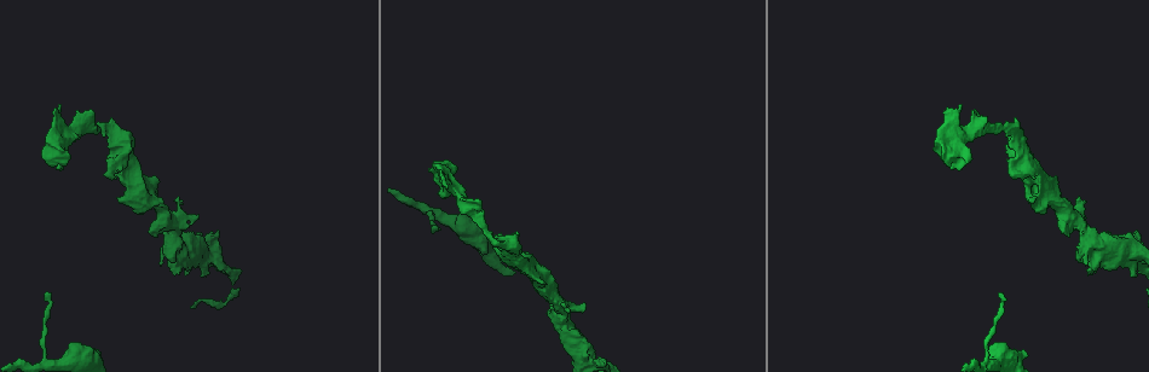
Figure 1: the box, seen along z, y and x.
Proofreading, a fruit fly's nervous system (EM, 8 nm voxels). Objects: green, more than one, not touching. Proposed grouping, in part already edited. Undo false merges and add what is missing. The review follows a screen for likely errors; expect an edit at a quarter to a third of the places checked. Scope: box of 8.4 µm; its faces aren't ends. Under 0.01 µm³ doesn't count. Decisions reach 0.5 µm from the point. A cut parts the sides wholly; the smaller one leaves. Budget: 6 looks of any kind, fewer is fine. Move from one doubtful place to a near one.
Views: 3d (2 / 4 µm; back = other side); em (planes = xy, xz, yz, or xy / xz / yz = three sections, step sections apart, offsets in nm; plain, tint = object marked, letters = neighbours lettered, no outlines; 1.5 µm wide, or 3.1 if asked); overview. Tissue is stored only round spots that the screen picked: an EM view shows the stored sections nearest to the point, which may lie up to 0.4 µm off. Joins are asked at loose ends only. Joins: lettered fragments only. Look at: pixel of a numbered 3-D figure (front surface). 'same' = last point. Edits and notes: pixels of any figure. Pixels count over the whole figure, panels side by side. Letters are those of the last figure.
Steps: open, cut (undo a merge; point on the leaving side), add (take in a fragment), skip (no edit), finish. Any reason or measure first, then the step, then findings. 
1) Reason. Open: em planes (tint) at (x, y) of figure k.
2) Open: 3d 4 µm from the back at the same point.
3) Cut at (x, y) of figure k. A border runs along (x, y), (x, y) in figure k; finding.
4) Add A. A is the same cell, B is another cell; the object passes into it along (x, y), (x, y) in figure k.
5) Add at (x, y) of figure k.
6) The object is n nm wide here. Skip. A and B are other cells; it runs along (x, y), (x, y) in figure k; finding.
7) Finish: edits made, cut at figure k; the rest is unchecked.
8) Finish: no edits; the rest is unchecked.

Free end. Open: 3d 4 µm at (1012, 172) of figure 1.

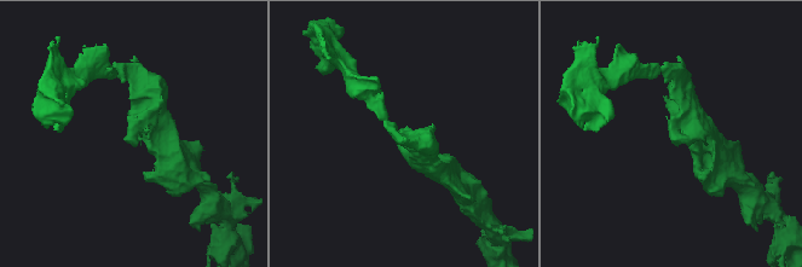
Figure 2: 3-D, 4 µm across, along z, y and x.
Shape alone is not enough. Open: em planes (letters) at (673, 135) of figure 2.

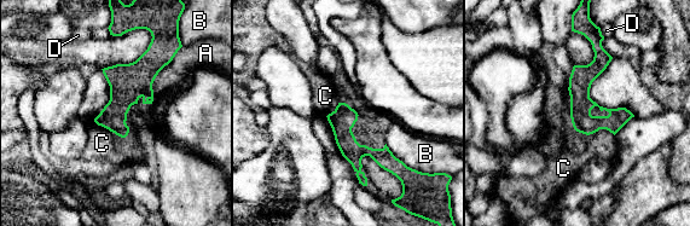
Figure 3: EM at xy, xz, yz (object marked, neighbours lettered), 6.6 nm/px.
The object is 170 nm wide here. Skip. A, B, C and D are other cells; a border runs along (575, 129), (614, 135) in figure 3; none of them fits.

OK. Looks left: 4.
Open: 3d 4 µm at (196, 218) of figure 1.

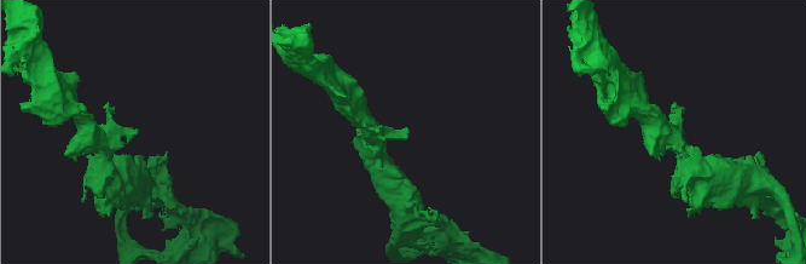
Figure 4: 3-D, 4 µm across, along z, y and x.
Open: em planes (plain) at (136, 133) of figure 4.

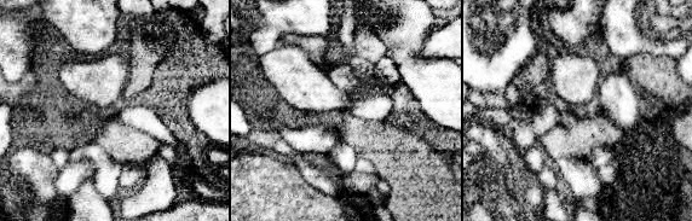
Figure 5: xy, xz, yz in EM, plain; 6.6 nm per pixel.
See the neighbours. Open: em planes (letters) at the same point.

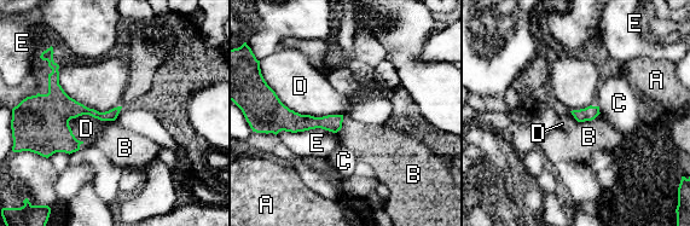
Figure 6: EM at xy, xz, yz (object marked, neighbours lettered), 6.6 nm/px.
Skip. A, B, C, D and E are other cells; none of them fits.

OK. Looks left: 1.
Finish: no edits; the rest is unchecked.

